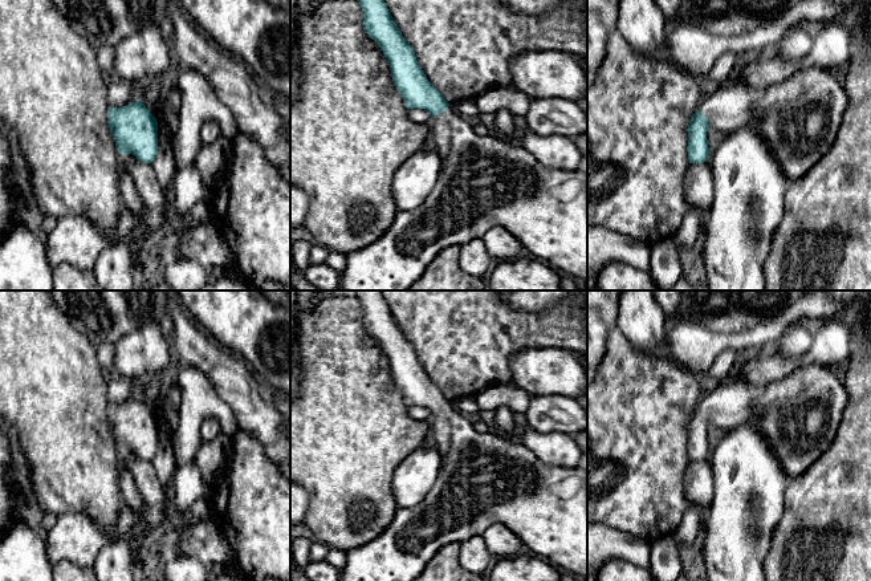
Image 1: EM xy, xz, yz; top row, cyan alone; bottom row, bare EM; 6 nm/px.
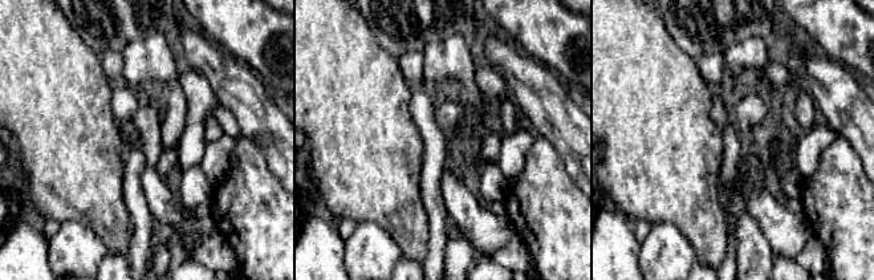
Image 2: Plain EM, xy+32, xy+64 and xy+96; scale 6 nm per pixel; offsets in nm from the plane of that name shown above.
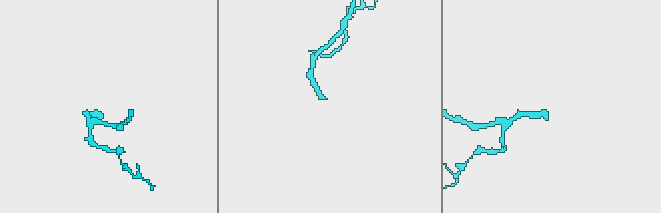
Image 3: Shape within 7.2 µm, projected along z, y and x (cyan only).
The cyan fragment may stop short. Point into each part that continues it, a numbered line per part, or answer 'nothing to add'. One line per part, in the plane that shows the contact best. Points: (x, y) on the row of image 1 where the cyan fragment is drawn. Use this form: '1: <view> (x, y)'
1: yz (798, 118)

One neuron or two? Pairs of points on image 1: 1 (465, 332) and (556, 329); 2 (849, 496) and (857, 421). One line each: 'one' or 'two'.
1: one
2: one

